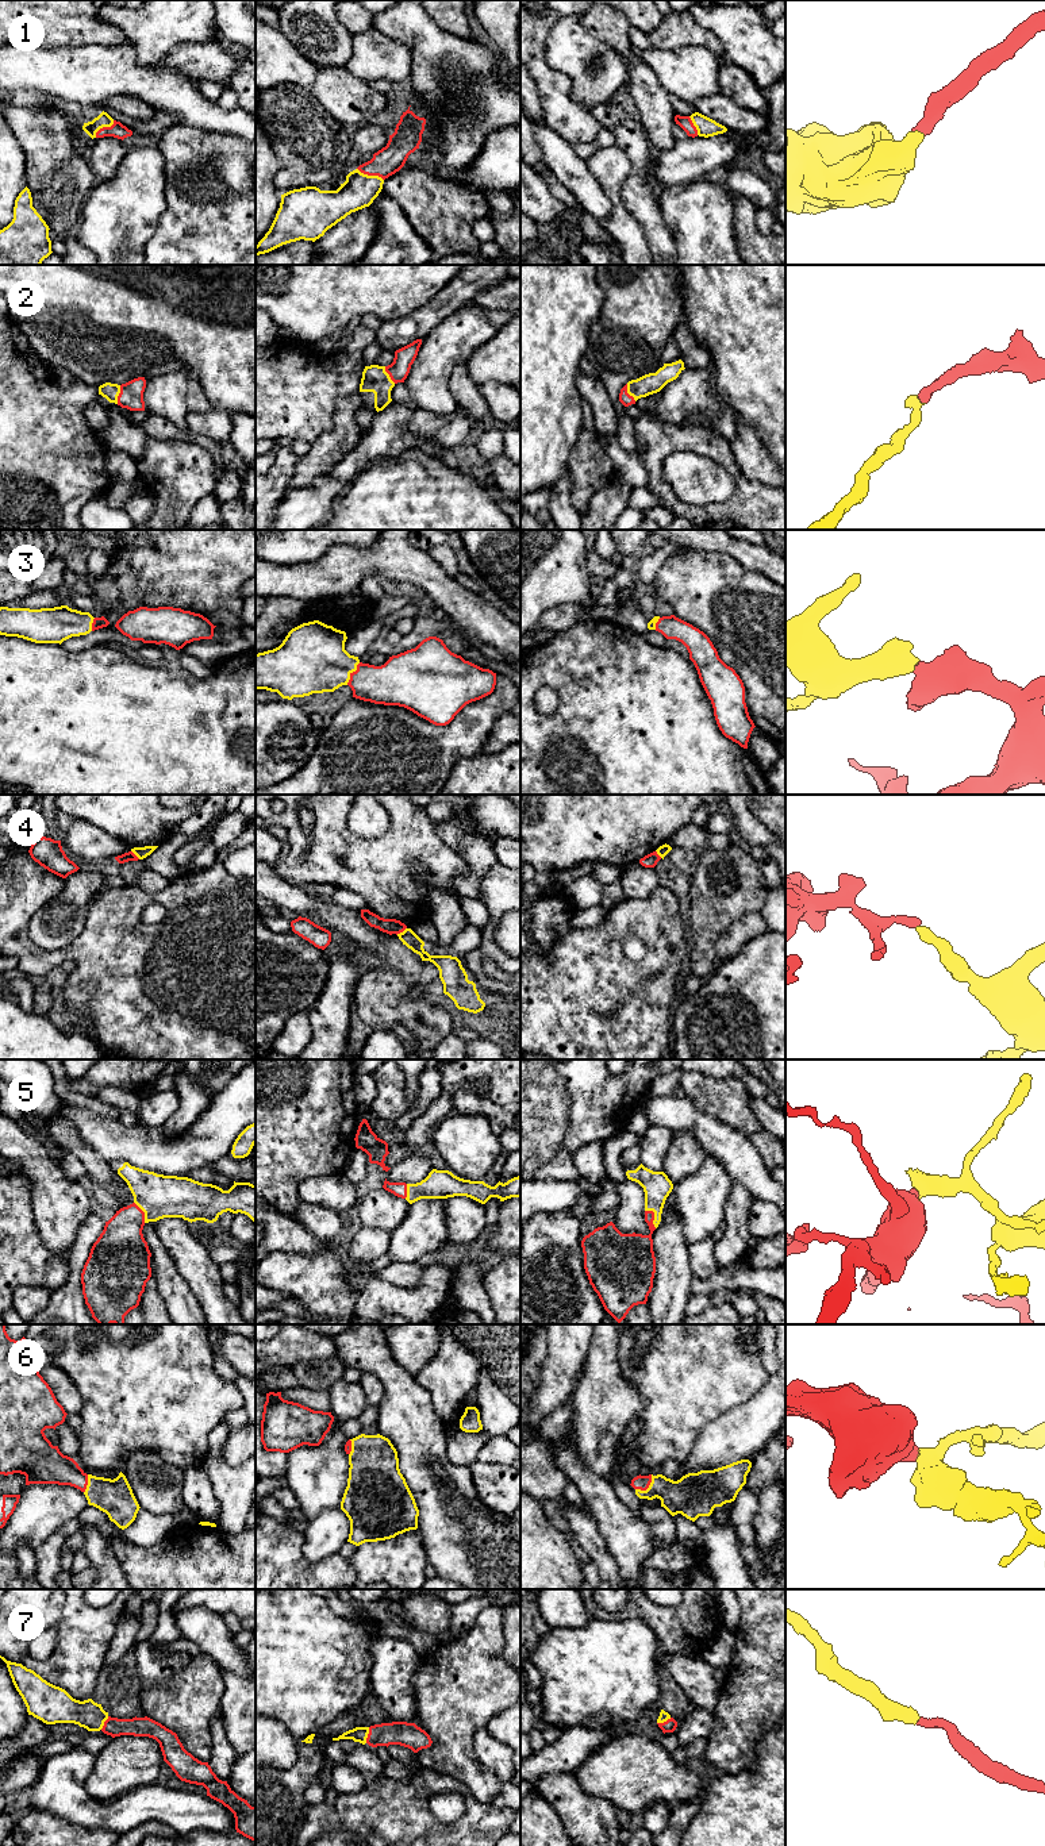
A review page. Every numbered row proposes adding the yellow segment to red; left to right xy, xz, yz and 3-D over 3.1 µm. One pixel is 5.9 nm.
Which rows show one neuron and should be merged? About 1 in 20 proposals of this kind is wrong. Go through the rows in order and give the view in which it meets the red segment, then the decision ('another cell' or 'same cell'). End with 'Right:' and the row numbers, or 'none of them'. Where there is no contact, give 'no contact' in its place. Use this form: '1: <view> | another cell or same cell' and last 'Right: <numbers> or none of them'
1: xz | same cell
2: xy | same cell
3: xz | same cell
4: xz | another cell
5: yz | same cell
6: yz | same cell
7: xz | same cell
Right: 1, 2, 3, 5, 6, 7

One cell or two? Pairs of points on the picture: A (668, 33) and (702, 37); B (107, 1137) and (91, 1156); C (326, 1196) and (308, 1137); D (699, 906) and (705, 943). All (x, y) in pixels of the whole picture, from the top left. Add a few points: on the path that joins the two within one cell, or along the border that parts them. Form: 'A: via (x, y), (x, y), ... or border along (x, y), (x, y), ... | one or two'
A: via (676, 33), (694, 34) | one
B: border along (75, 1126), (80, 1138), (110, 1164) | two
C: border along (341, 1170), (308, 1176), (299, 1185), (298, 1198) | two
D: via (705, 915), (705, 934) | one

